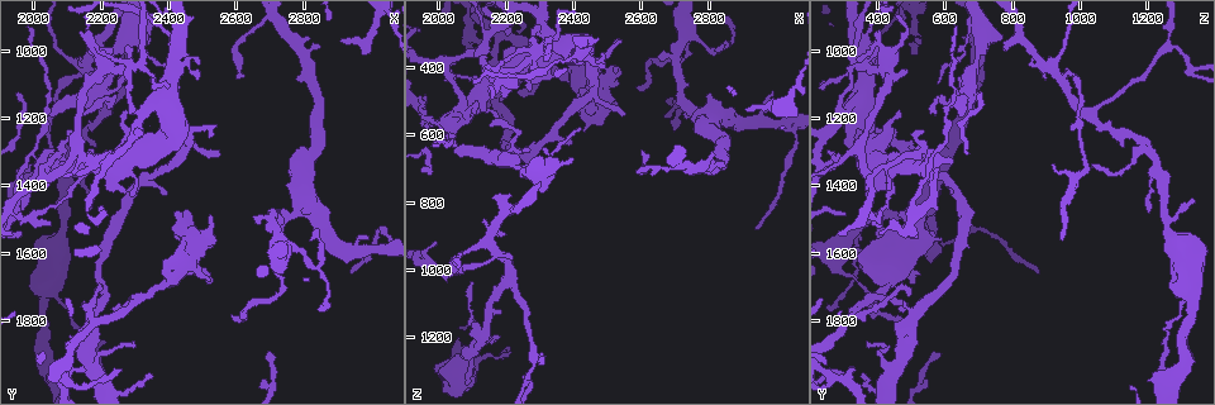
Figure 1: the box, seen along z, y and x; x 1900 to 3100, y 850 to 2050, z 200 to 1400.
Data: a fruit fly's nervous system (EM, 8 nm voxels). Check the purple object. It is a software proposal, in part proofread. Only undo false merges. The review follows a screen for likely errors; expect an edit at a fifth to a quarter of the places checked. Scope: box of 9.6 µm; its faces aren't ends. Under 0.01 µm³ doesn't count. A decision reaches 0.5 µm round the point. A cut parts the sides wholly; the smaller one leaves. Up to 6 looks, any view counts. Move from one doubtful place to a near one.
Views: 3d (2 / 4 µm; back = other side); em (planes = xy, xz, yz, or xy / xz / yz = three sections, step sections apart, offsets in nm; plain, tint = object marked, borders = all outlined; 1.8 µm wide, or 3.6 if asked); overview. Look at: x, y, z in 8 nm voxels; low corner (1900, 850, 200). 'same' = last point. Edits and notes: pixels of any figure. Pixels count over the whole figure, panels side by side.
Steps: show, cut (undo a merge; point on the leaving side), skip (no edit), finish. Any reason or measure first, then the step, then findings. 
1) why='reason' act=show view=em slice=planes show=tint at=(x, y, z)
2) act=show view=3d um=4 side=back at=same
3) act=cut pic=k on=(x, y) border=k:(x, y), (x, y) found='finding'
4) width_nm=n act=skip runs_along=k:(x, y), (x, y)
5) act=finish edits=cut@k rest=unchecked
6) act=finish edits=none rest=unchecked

act=show view=em slice=planes show=tint at=(2160, 1320, 280)

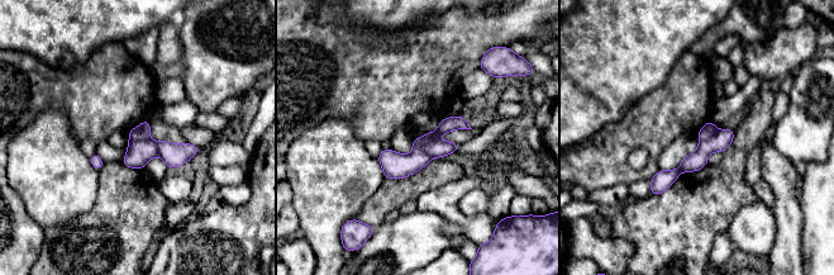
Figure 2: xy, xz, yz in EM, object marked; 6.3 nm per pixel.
act=cut pic=2 on=(139, 152) border=2:(130, 138), (149, 140) found='a second neuron is stuck on'

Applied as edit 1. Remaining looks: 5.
why='see it whole again' act=show view=overview

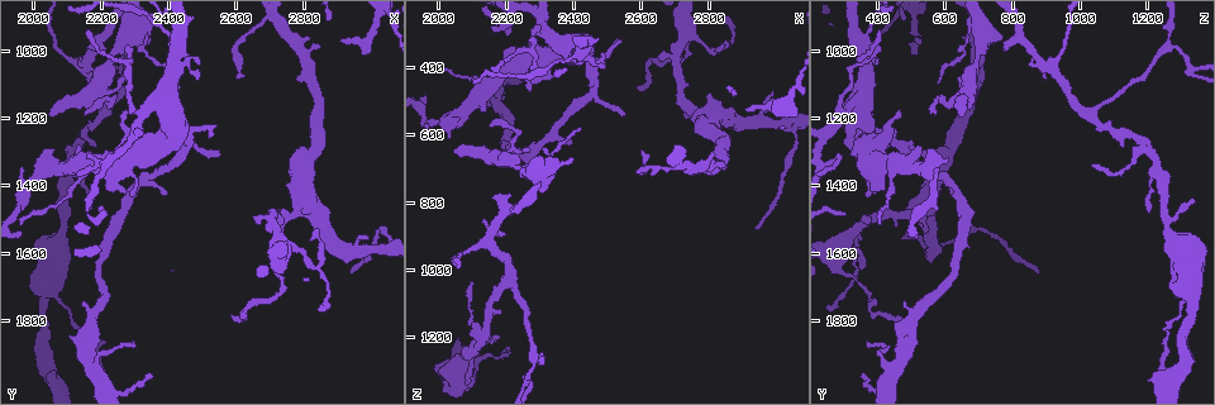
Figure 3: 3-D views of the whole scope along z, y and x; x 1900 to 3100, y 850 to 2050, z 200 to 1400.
why='thick turns thin' act=show view=3d um=2 at=(2410, 1240, 370)

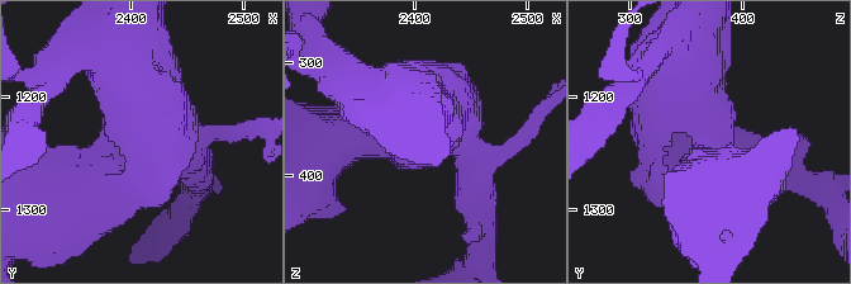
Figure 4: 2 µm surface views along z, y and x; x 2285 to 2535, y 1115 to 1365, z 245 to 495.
why='shape alone is not enough' act=show view=em slice=xz step=16 show=plain at=same

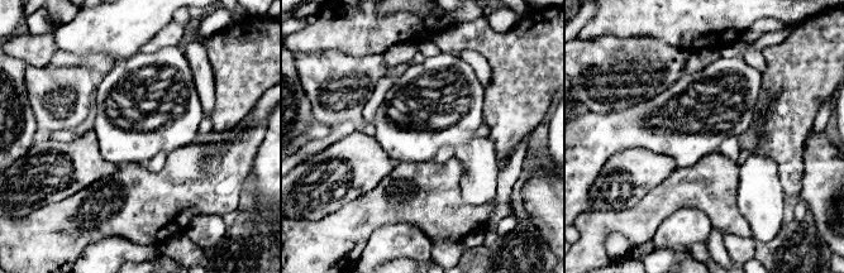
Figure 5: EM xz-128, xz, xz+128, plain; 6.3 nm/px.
act=show view=em slice=xz step=16 show=tint at=same

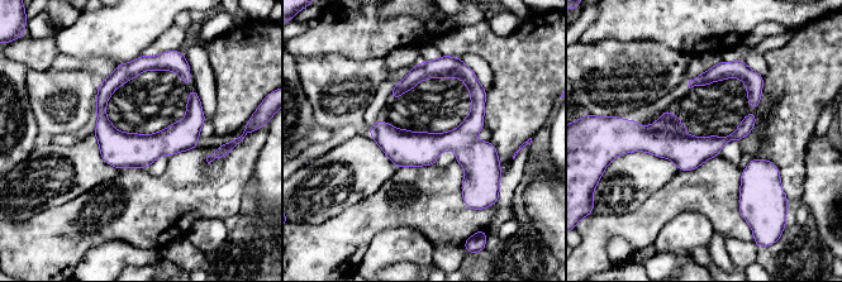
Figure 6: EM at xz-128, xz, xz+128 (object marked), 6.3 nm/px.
width_nm=180 act=skip runs_along=6:(431, 65), (476, 90), (469, 201) found='all the same neuron'

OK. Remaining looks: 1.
act=finish edits=cut@2 rest=unchecked

